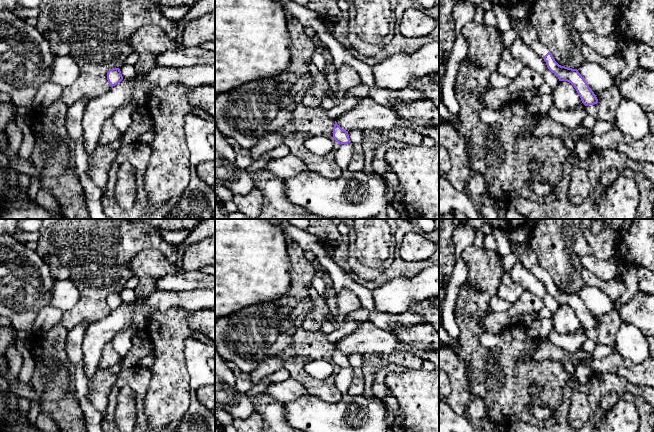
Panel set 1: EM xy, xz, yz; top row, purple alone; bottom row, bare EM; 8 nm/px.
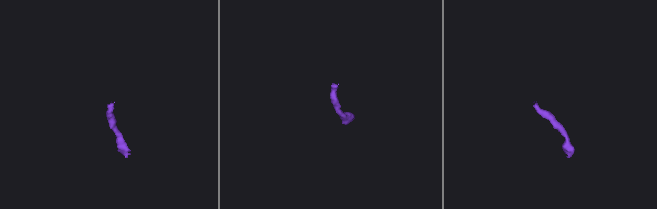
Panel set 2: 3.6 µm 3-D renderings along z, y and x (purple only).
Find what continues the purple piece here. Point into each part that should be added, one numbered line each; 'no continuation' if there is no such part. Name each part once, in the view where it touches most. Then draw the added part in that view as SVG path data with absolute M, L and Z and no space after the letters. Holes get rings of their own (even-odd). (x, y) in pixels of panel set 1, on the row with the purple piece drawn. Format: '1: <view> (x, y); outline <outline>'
1: yz (526, 32); outline M511 16L510 18L512 28L517 32L517 38L531 47L538 55L544 57L549 50L538 39L537 32L528 18L513 19Z

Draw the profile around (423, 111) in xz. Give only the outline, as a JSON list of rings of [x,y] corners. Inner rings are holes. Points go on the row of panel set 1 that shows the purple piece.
[[[425,98],[413,101],[396,100],[391,108],[399,116],[414,124],[439,126],[439,108],[431,100]]]

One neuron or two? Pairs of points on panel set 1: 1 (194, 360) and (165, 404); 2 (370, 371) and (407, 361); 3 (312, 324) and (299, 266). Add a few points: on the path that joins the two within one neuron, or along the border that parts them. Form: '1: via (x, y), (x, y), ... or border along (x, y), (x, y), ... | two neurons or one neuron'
1: border along (183, 346), (183, 356), (190, 384) | two neurons
2: via (379, 362), (382, 359), (398, 359) | one neuron
3: via (317, 310), (317, 300), (302, 287), (302, 281) | one neuron

